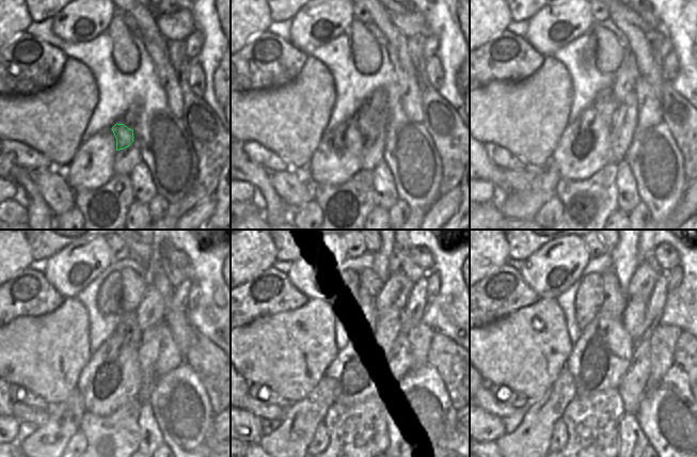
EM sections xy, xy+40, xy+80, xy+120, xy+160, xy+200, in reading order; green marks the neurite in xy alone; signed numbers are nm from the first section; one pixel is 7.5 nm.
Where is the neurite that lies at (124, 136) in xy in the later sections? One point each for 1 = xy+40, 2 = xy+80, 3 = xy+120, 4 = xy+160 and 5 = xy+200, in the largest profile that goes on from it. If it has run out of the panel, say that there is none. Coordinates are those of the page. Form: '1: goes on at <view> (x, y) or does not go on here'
1: goes on at xy+40 (366, 119)
2: goes on at xy+80 (626, 77)
3: goes on at xy+120 (149, 312)
4: goes on at xy+160 (389, 308)
5: goes on at xy+200 (615, 300)

